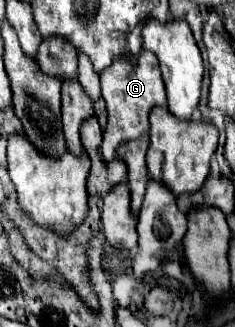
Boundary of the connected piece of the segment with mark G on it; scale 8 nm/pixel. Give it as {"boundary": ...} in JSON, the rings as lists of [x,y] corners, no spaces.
{"boundary":[[[148,50],[140,52],[138,66],[132,66],[128,58],[116,58],[104,74],[100,74],[102,82],[102,96],[106,100],[106,110],[108,110],[108,126],[104,132],[104,142],[102,142],[102,156],[106,162],[112,162],[116,156],[116,148],[128,140],[140,138],[148,134],[150,128],[150,112],[160,106],[168,106],[164,82],[160,78],[160,68],[156,66],[156,56],[148,54]]]}

